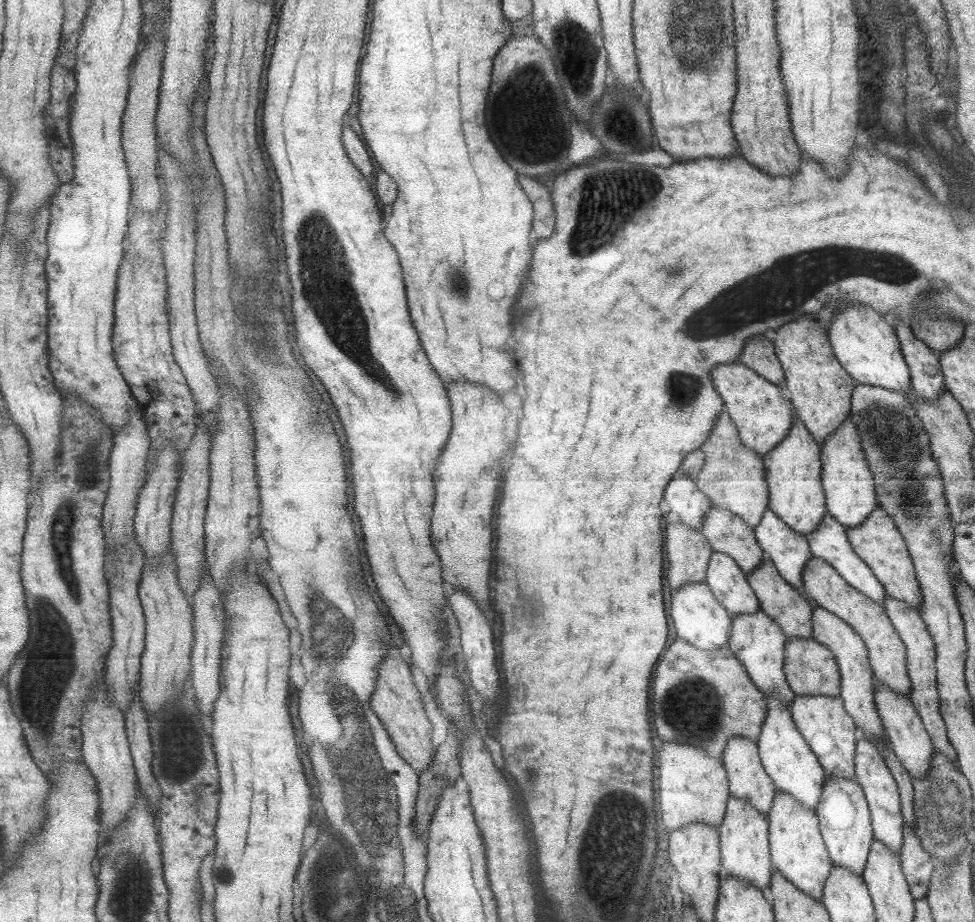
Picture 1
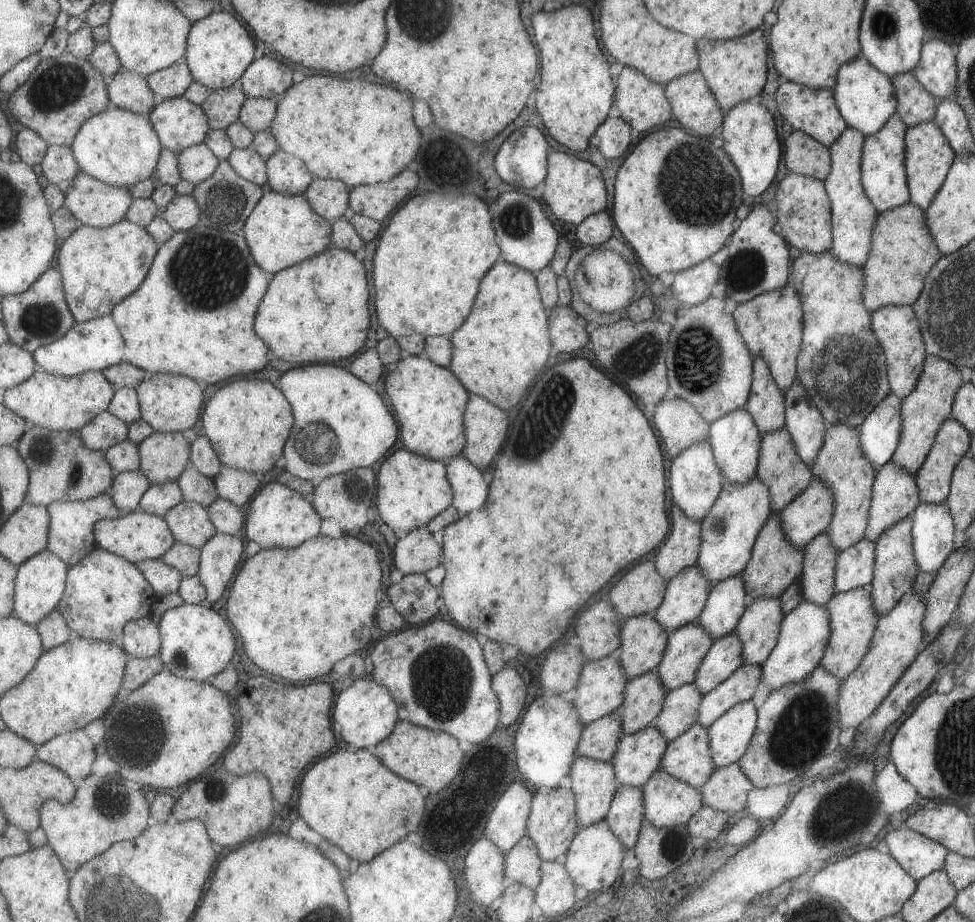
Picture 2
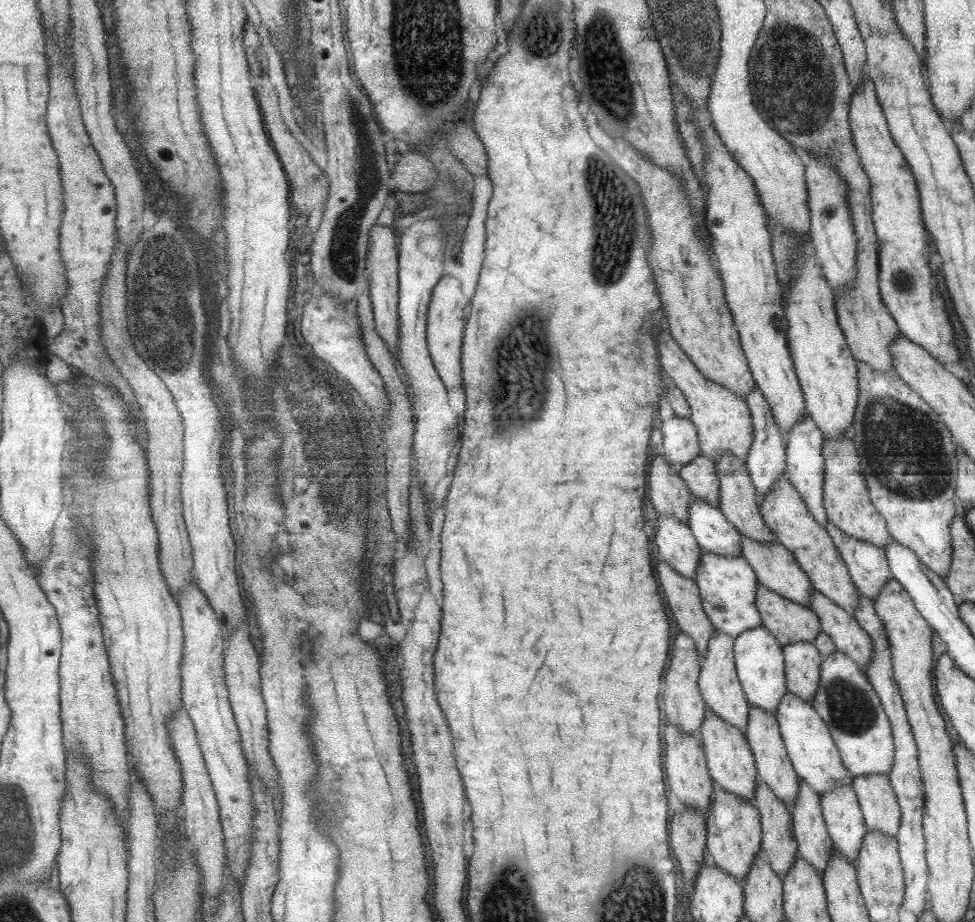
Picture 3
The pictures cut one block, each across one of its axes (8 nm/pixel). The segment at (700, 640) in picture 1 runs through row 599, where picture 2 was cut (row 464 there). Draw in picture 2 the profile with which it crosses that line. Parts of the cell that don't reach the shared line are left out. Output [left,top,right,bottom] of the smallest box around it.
[669,438,723,520]

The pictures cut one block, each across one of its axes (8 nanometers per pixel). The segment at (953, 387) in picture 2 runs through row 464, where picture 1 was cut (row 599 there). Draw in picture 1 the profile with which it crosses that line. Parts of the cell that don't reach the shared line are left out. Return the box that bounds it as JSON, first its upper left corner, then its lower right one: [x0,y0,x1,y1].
[846,506,922,611]

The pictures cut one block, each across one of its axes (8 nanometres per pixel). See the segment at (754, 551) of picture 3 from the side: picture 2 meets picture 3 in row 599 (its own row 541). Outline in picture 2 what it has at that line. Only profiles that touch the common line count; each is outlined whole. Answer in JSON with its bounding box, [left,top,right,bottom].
[779,476,833,548]

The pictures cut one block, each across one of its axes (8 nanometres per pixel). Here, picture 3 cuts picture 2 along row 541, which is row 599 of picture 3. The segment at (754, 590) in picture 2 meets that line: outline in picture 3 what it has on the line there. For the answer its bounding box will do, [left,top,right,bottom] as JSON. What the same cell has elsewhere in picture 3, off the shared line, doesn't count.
[755,586,819,647]

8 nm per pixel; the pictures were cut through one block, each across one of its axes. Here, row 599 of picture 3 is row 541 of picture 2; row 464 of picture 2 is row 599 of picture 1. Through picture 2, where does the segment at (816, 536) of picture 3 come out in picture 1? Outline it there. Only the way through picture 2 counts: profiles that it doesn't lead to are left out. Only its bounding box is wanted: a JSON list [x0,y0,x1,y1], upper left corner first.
[801,556,910,698]

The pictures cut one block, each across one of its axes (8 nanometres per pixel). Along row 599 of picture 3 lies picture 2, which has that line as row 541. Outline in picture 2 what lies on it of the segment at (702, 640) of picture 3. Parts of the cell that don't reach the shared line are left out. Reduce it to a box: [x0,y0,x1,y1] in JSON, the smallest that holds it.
[653,505,700,580]

